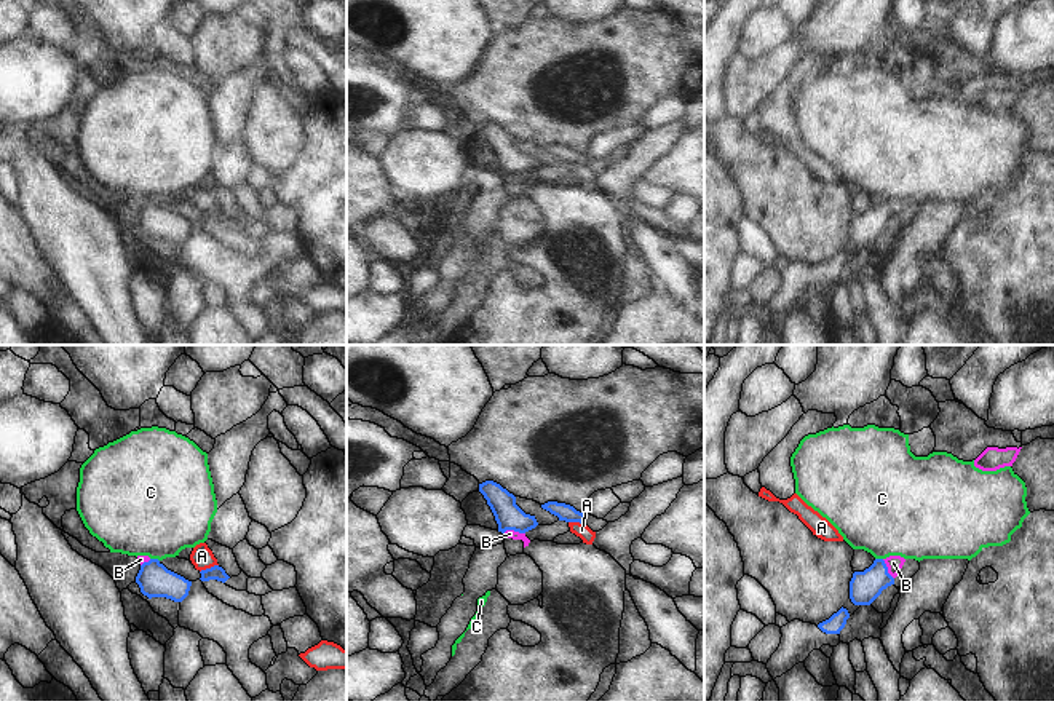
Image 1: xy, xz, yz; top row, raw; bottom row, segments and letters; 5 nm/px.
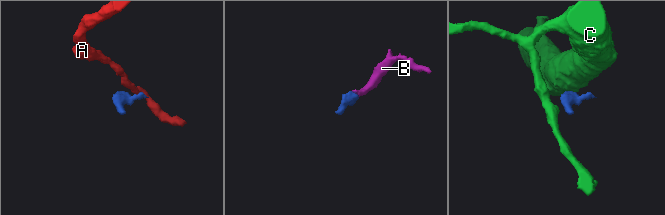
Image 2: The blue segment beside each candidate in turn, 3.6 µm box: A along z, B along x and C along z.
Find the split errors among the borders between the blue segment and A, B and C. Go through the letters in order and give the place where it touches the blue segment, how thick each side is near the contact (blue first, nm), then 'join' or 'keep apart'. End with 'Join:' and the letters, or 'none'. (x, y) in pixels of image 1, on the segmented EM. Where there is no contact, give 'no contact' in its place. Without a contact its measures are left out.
A: xy (208, 569) | 70/110 nm | keep apart
B: xz (513, 529) | 140/50 nm | join
C: xy (155, 559) | 170/480 nm | keep apart
Join: B

